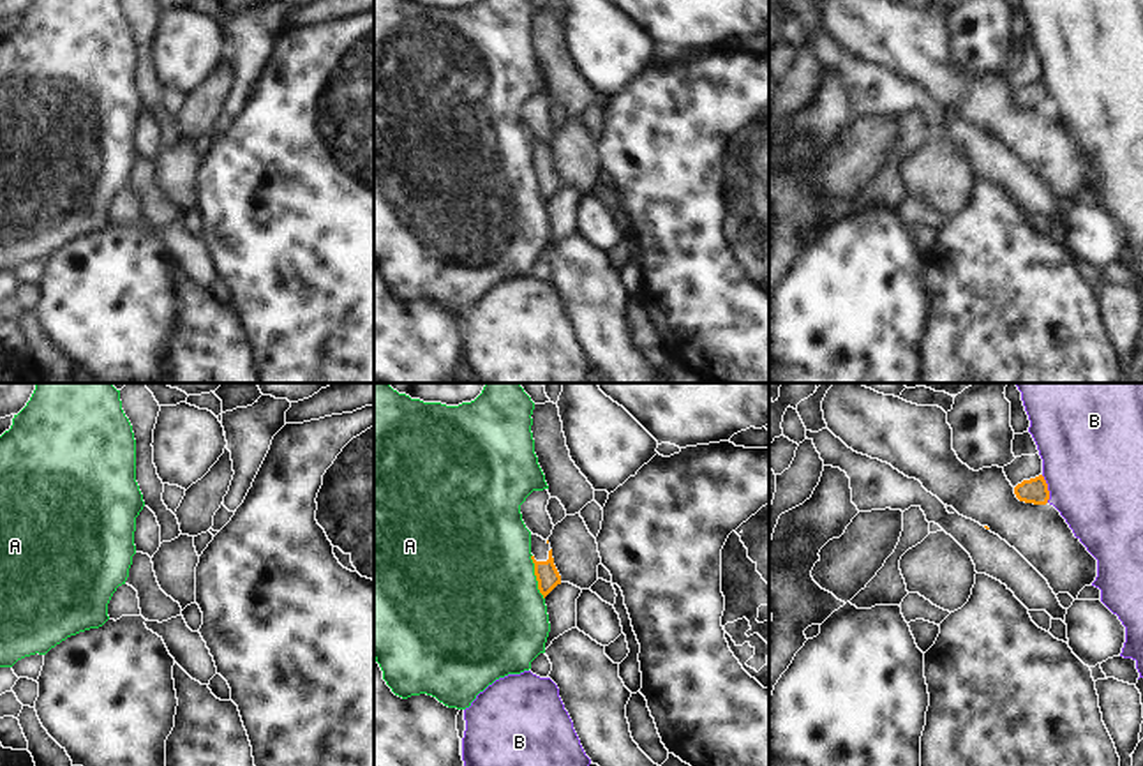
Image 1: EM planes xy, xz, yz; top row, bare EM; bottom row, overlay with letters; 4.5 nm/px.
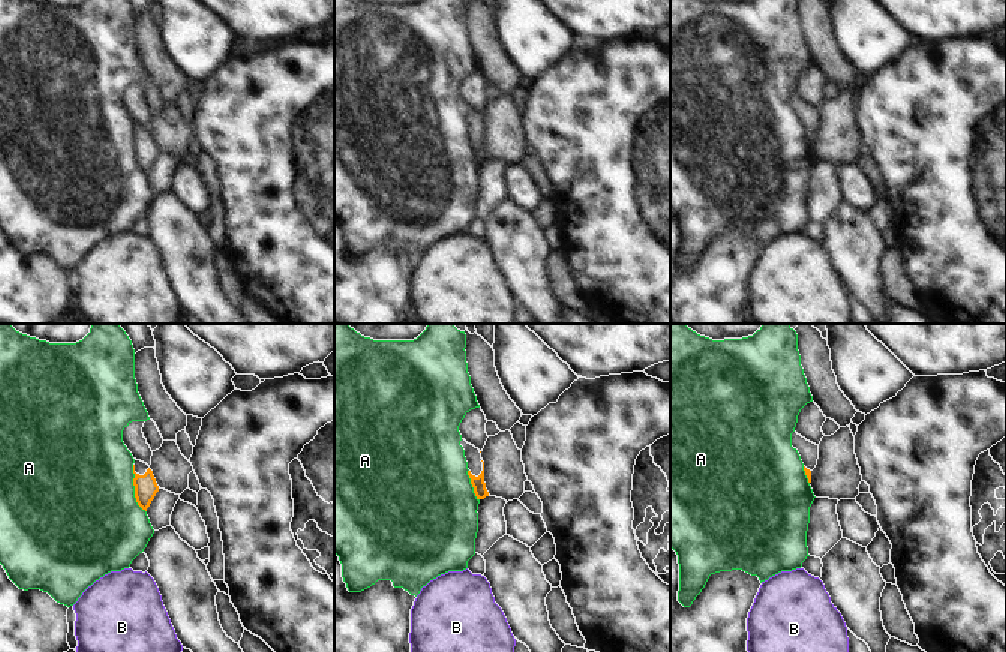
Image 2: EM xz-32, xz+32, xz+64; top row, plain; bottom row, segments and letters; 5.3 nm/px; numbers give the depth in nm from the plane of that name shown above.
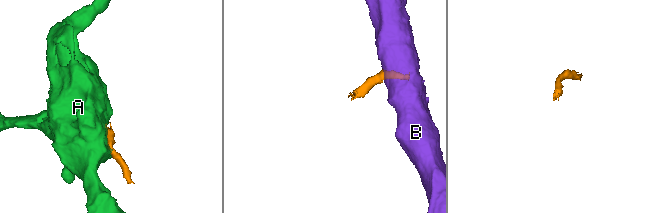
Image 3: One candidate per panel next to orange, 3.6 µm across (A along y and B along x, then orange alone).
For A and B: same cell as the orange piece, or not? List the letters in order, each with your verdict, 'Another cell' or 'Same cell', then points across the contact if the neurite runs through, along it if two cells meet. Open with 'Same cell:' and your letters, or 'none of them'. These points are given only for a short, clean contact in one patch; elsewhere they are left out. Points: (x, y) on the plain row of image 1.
Same cell: none of them
A: Another cell
B: Another cell. Boundary: yz (1041, 80), (1046, 89), (1048, 106)

